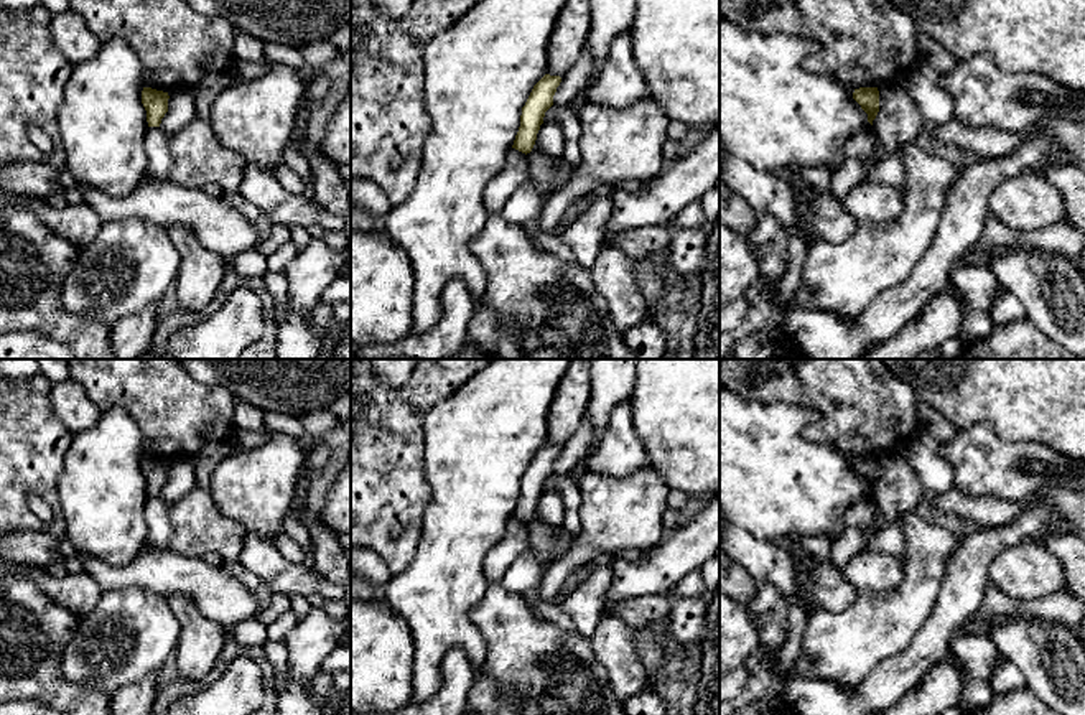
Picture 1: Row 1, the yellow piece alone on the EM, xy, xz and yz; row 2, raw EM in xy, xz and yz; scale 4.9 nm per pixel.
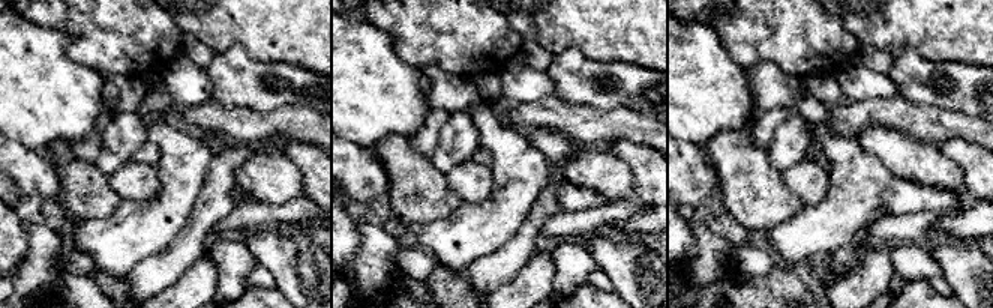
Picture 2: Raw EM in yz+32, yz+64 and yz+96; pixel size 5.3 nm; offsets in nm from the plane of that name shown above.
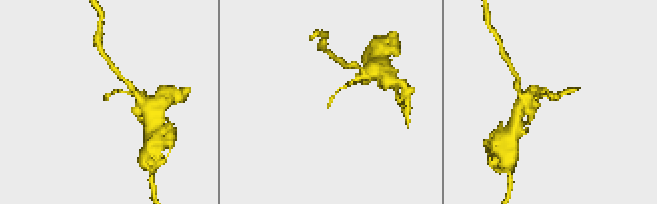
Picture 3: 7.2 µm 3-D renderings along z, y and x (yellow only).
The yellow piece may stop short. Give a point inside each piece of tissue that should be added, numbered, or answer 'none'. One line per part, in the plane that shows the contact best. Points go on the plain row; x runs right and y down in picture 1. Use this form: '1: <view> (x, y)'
none

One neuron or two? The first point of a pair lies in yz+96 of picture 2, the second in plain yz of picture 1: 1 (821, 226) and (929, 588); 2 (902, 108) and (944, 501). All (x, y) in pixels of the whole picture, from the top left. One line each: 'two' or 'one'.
1: one
2: one

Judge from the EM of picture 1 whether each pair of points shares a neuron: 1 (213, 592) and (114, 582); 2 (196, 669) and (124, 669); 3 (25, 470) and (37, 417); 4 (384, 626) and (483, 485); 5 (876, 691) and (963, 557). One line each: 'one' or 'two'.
1: one
2: two
3: one
4: two
5: one

